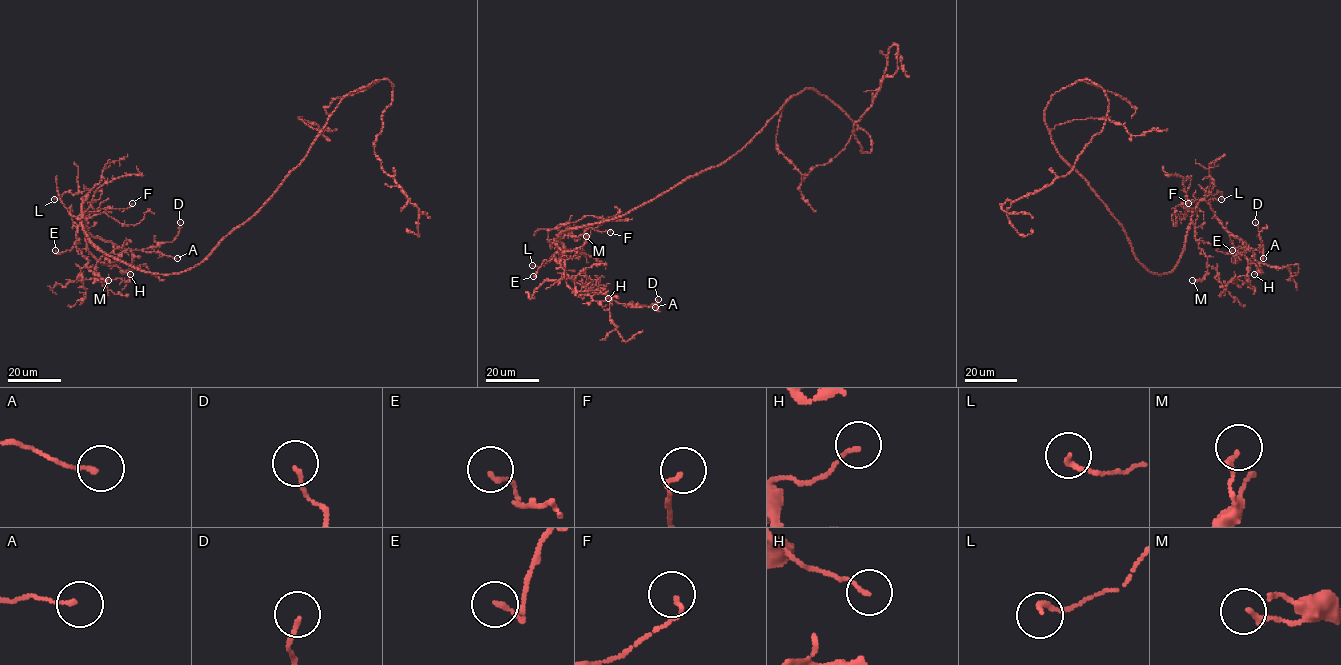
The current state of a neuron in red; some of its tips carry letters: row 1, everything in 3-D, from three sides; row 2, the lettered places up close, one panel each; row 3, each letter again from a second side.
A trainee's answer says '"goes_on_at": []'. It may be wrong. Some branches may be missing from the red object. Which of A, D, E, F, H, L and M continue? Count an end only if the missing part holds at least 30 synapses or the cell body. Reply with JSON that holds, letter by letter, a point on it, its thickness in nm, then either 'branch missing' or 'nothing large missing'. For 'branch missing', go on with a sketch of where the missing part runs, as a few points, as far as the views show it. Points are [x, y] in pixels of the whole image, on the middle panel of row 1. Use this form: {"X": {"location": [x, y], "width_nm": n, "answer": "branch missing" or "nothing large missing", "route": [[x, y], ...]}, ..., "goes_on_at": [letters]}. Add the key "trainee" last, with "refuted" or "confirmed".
{"A": {"location": [655, 307], "width_nm": 130, "answer": "nothing large missing"}, "D": {"location": [658, 299], "width_nm": 120, "answer": "nothing large missing"}, "E": {"location": [533, 276], "width_nm": 140, "answer": "nothing large missing"}, "F": {"location": [610, 232], "width_nm": 110, "answer": "nothing large missing"}, "H": {"location": [608, 298], "width_nm": 120, "answer": "nothing large missing"}, "L": {"location": [532, 265], "width_nm": 160, "answer": "nothing large missing"}, "M": {"location": [586, 236], "width_nm": 180, "answer": "nothing large missing"}, "goes_on_at": [], "trainee": "confirmed"}

